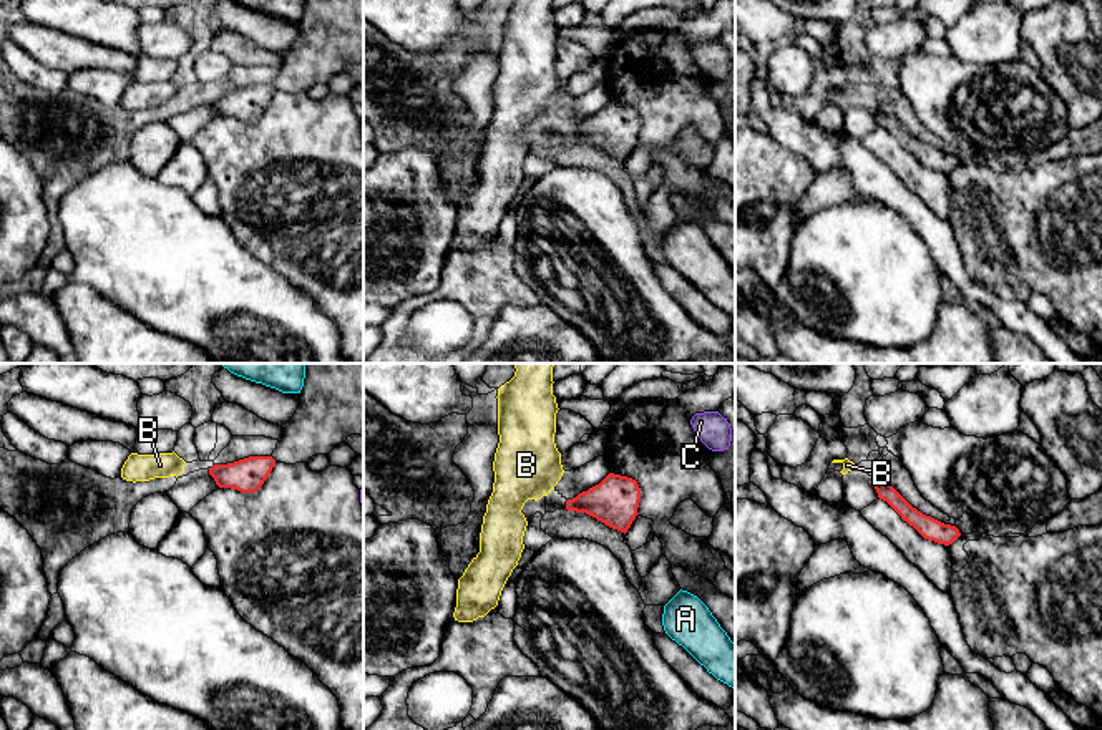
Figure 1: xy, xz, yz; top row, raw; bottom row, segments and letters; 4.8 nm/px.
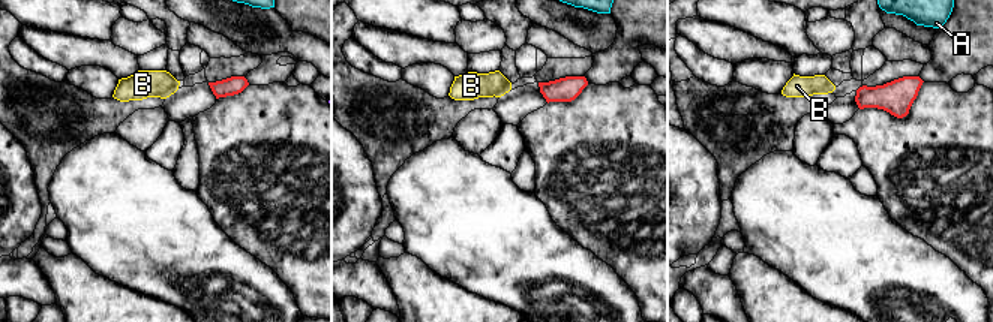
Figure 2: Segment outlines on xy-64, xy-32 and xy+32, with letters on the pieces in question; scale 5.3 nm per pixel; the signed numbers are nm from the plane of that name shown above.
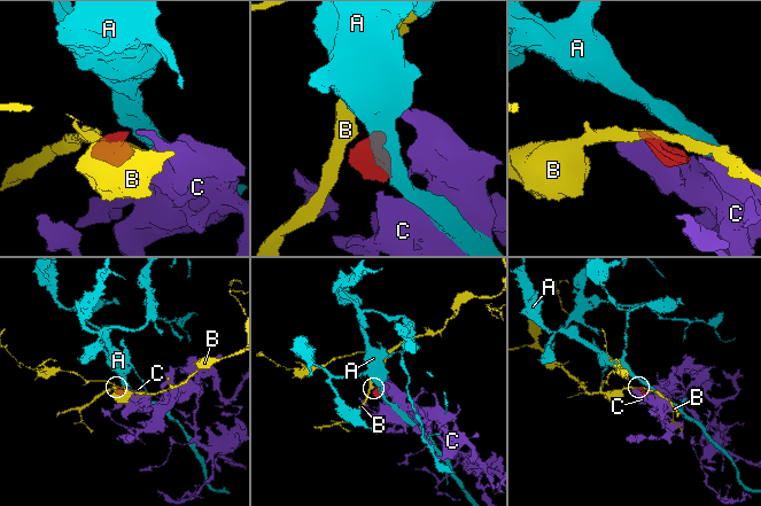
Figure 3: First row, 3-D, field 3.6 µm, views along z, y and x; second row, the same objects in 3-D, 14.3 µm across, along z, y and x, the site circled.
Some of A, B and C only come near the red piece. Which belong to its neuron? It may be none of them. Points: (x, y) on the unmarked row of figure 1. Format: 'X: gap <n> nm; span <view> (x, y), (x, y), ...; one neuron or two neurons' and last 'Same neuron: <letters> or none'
A: gap 320 nm; span xy (271, 85), (282, 20); two neurons
B: gap 90 nm; span xz (566, 130), (553, 116); two neurons
C: gap 380 nm; span xz (636, 110), (701, 68); one neuron
Same neuron: C

